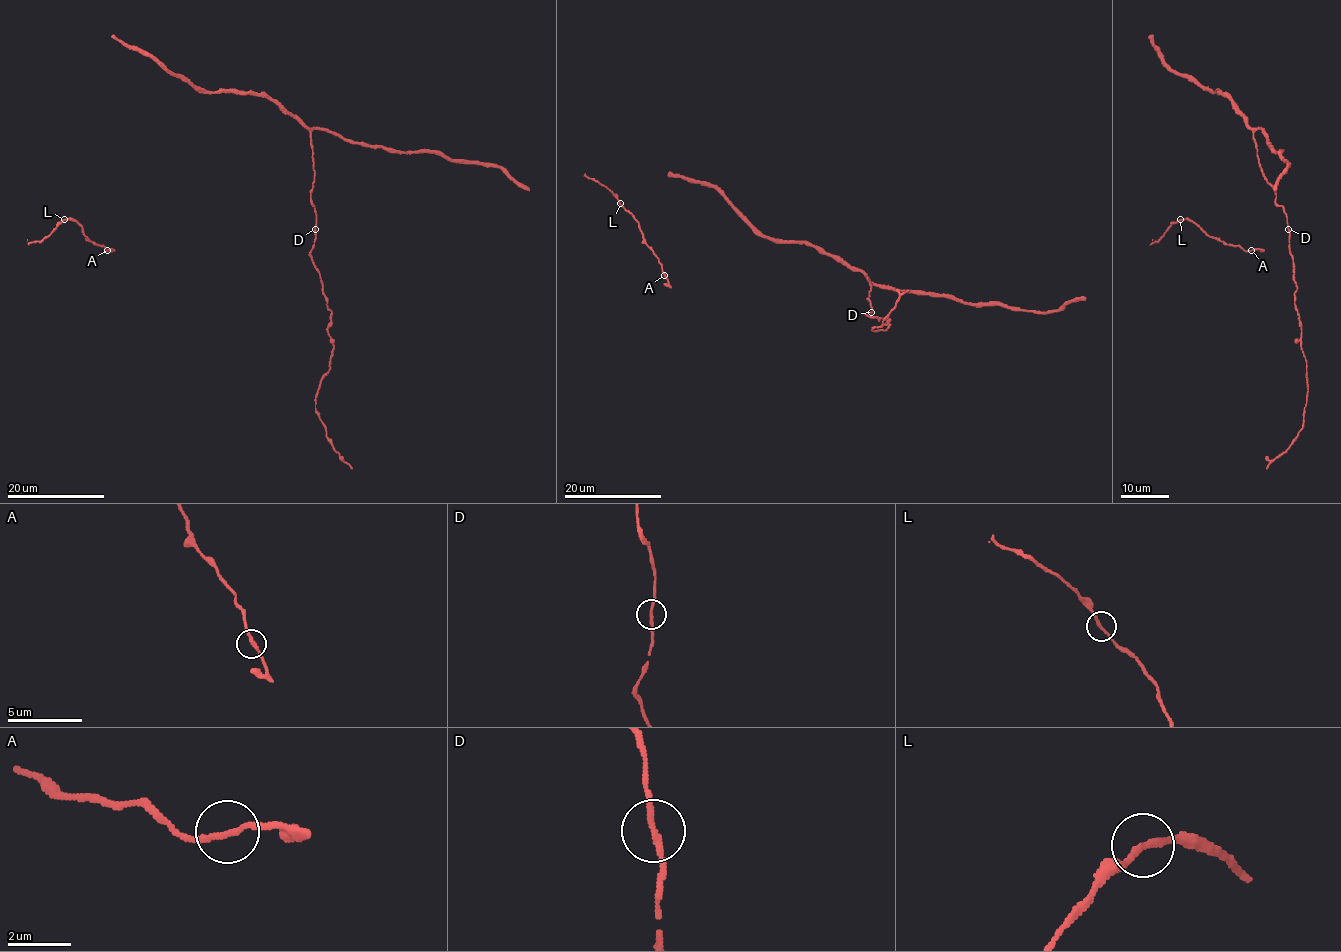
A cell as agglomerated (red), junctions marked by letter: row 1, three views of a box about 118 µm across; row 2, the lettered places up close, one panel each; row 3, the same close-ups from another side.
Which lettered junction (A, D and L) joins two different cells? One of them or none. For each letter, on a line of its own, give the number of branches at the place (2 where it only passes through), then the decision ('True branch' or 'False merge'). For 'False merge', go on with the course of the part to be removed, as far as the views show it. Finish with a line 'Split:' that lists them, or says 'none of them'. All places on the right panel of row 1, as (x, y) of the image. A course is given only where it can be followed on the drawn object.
A: Branches: 2. True branch
D: Branches: 2. True branch
L: Branches: 2. True branch
Split: none of them

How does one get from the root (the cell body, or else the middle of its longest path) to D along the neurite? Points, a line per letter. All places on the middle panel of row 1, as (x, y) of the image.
D: (849, 268), (857, 268), (869, 280), (871, 289), (866, 299), (871, 311)

